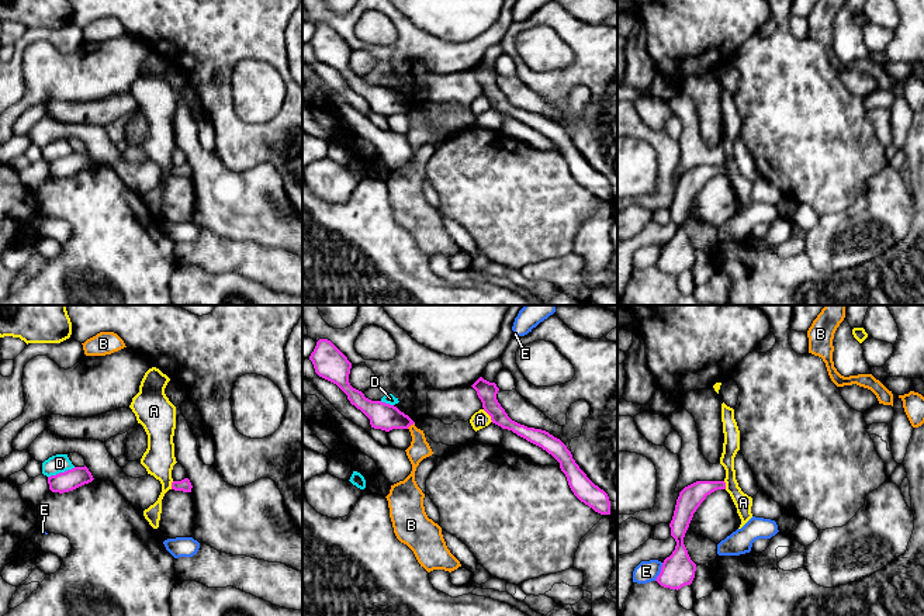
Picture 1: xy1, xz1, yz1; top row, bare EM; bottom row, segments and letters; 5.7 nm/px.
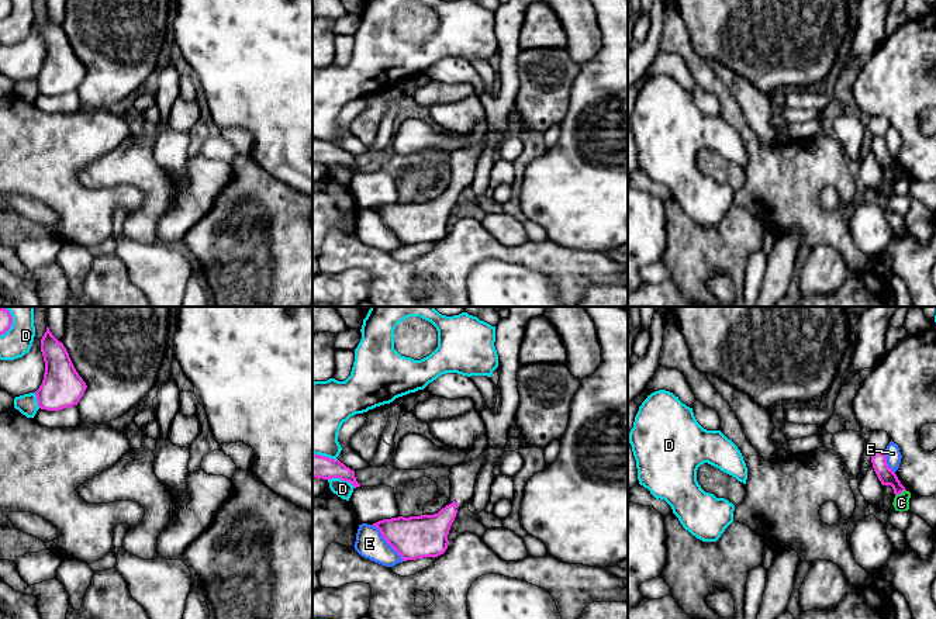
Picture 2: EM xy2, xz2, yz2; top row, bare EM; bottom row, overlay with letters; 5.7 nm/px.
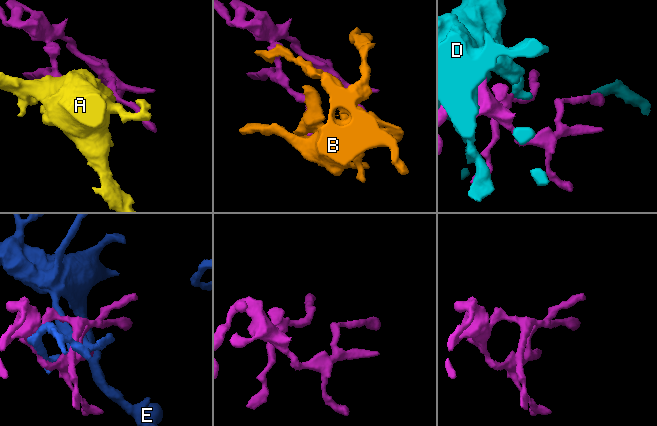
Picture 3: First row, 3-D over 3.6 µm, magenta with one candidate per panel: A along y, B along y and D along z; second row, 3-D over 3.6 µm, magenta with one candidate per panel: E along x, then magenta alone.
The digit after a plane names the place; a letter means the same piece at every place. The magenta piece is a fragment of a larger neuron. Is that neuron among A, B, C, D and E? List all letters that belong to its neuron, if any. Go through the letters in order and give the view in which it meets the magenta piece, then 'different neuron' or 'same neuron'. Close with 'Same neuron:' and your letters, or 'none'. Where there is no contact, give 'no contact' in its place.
A: xz1 | different neuron
B: xz1 | different neuron
C: yz2 | different neuron
D: xy1 | different neuron
E: xz2 | different neuron
Same neuron: none

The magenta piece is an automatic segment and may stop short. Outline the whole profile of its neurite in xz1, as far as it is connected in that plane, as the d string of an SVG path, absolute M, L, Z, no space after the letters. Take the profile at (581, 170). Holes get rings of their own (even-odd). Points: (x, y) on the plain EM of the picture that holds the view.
M480 62L473 70L482 87L484 96L491 101L492 108L502 114L512 115L527 127L541 132L551 139L565 159L568 170L574 180L601 200L610 200L610 186L608 179L595 170L572 143L567 131L546 115L527 113L512 105L496 84L499 73Z

